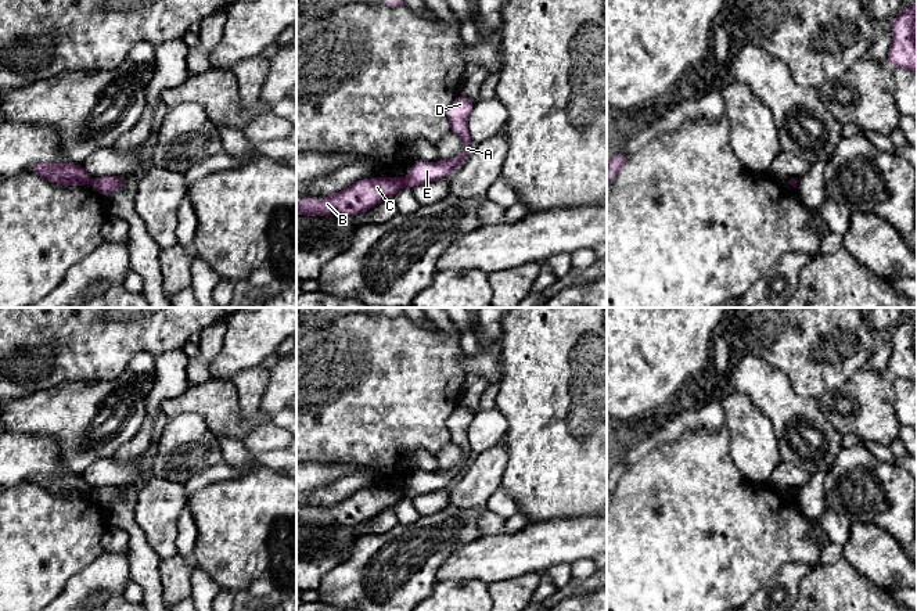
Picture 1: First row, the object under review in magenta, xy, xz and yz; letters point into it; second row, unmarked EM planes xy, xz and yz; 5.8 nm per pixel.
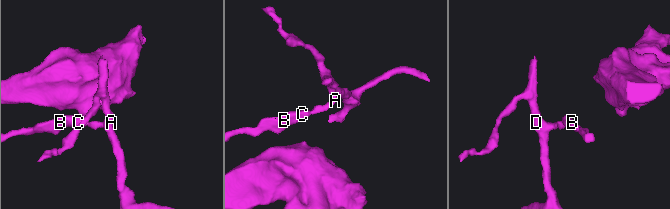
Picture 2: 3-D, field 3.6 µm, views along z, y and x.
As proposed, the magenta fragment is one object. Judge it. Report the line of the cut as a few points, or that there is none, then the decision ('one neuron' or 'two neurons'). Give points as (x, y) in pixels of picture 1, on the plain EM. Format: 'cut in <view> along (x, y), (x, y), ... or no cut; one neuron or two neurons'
cut in xz along (401, 491), (403, 496); two neurons

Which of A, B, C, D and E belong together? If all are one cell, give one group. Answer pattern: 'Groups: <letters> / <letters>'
Groups: A D E / B C

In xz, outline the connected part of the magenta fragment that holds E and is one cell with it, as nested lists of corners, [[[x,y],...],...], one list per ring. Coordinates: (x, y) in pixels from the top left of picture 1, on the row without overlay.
[[[458,405],[446,421],[446,427],[450,432],[450,441],[458,445],[464,452],[463,463],[447,471],[438,471],[435,474],[420,471],[417,474],[413,474],[409,481],[409,485],[402,490],[403,497],[413,499],[427,492],[435,492],[438,489],[443,489],[454,478],[464,474],[467,466],[470,464],[474,456],[467,434],[468,425],[471,424],[474,417],[475,417],[474,411],[464,409],[463,406]]]

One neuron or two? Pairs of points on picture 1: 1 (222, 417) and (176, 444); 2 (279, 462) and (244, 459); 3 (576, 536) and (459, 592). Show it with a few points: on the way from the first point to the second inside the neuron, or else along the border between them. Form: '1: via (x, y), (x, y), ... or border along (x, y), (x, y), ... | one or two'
1: border along (175, 417), (180, 414), (200, 416), (216, 435) | two
2: via (270, 459), (252, 459) | one
3: border along (448, 581), (481, 579), (488, 585) | two

